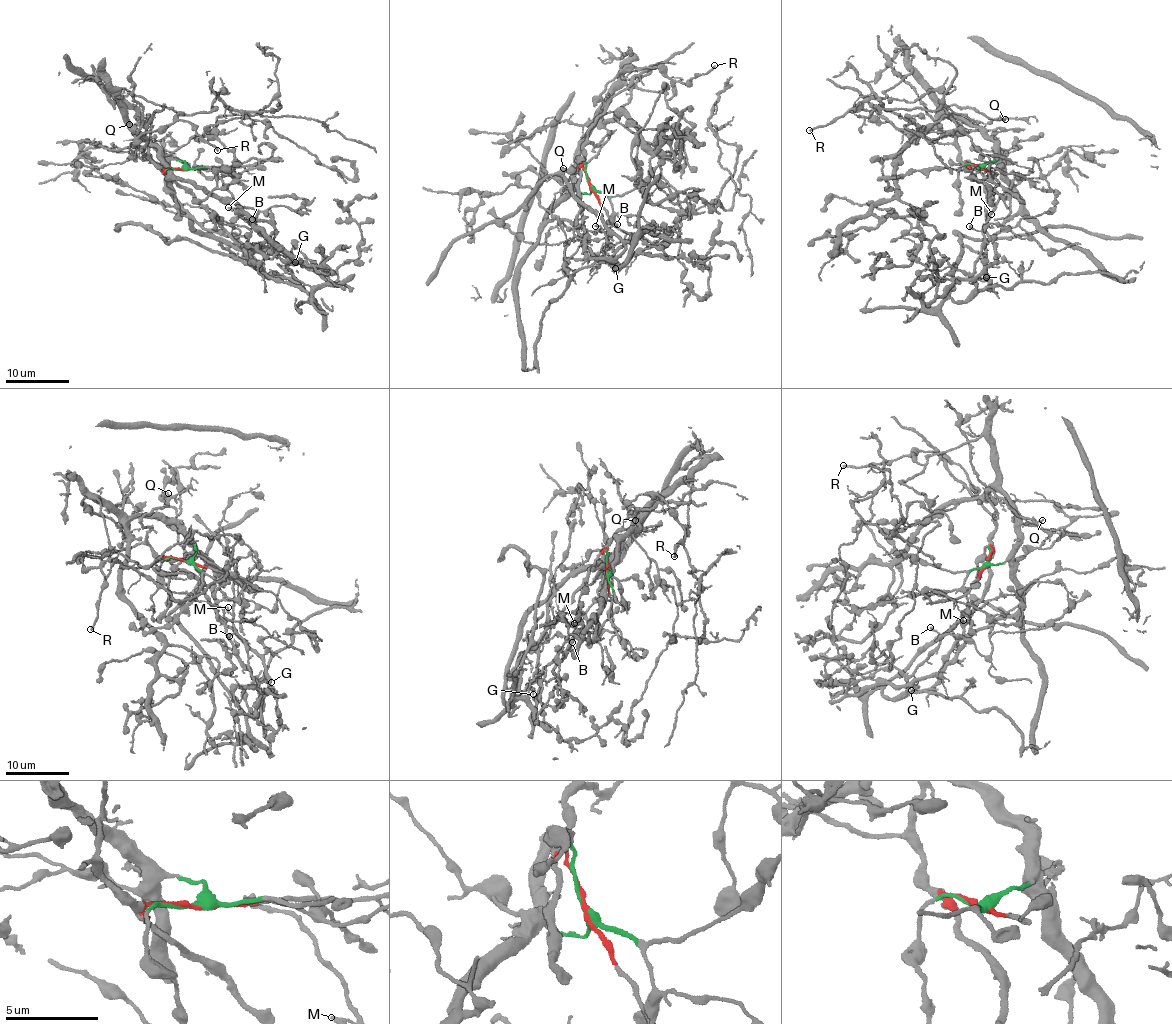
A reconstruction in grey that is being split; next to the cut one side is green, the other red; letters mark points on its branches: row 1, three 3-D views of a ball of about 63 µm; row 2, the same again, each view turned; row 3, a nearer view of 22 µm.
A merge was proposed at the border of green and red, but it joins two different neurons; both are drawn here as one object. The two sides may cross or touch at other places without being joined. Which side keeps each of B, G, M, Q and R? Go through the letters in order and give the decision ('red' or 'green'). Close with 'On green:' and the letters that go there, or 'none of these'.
B: red
G: red
M: red
Q: red
R: green
On green: R

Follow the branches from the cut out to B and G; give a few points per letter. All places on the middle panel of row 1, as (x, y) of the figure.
B: (589, 183), (580, 167), (576, 190), (589, 258), (613, 259), (606, 237), (618, 224)
G: (589, 183), (580, 167), (576, 190), (583, 241), (589, 258), (611, 256), (607, 262), (615, 269)

